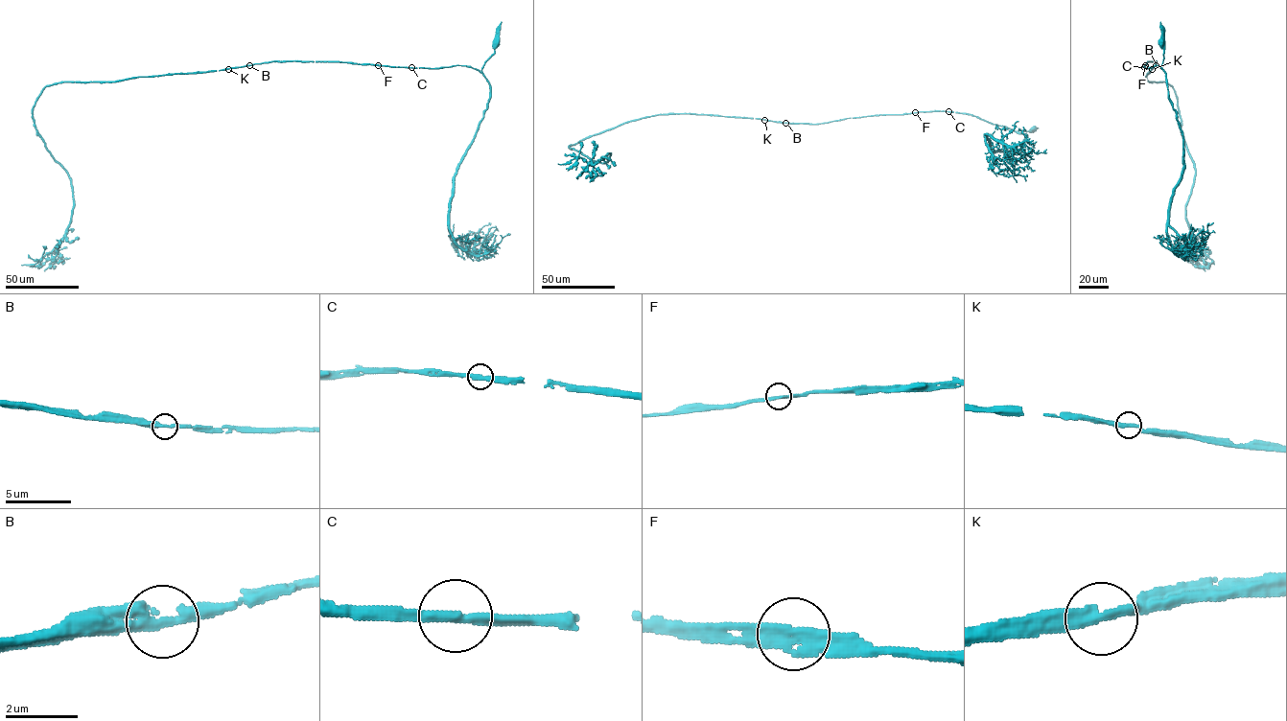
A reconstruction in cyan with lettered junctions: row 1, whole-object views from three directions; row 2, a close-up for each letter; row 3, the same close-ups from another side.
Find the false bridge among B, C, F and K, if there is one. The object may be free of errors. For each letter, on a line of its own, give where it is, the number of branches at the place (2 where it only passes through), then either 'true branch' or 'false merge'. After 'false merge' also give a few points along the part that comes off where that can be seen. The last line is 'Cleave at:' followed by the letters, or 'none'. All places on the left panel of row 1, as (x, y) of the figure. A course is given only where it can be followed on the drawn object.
B: place (249, 65); branches 2; true branch
C: place (411, 67); branches 2; true branch
F: place (378, 65); branches 2; true branch
K: place (228, 69); branches 2; true branch
Cleave at: none

